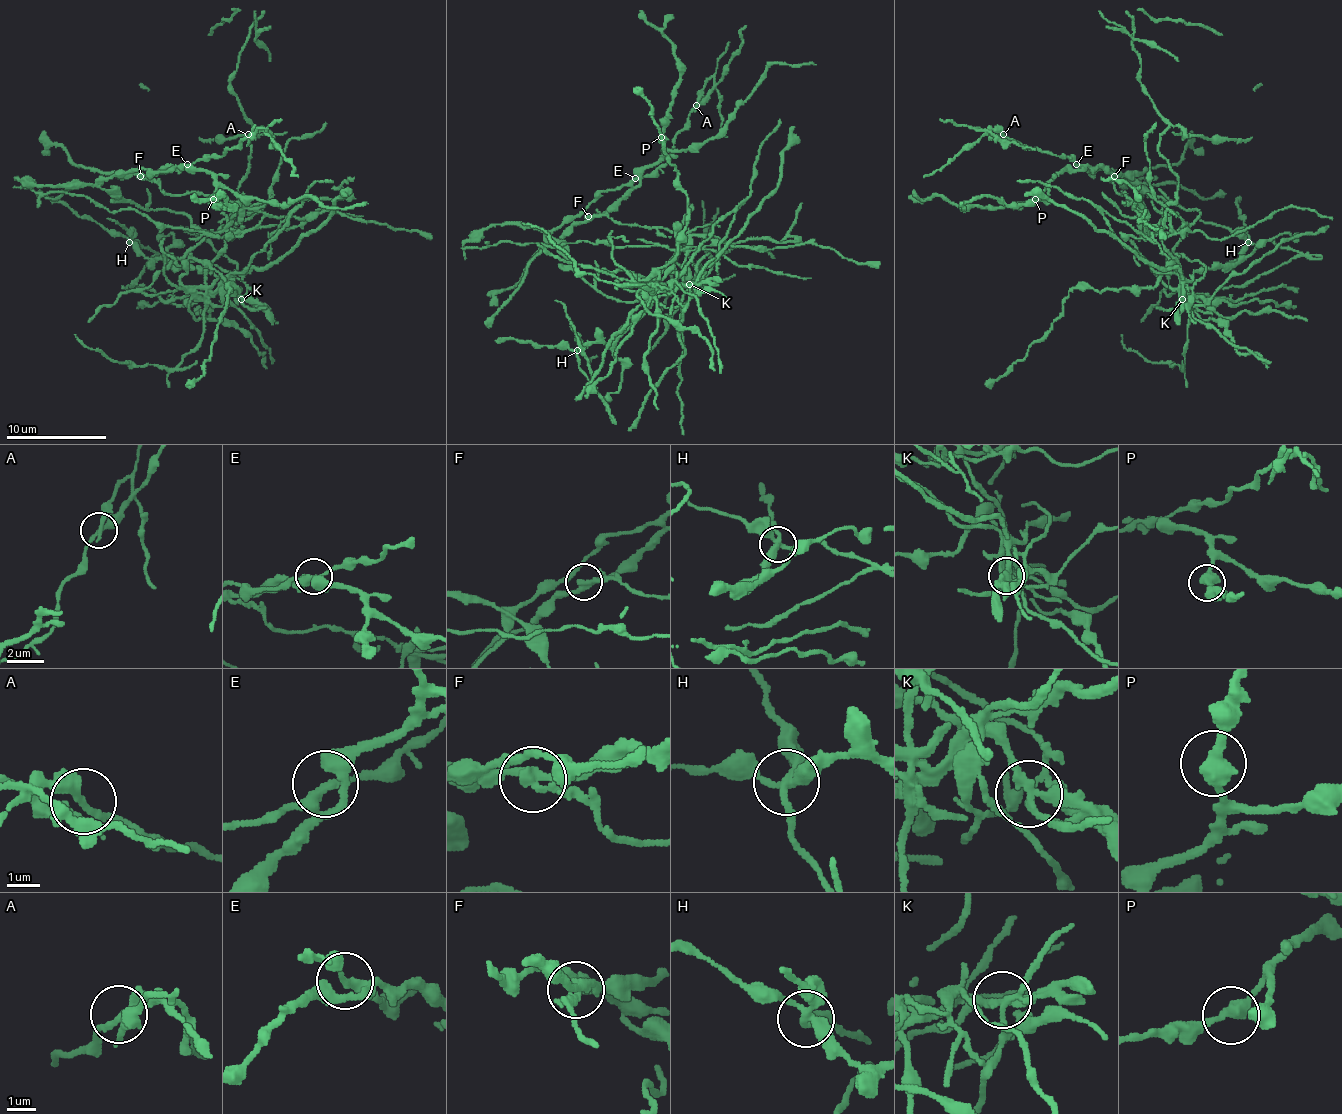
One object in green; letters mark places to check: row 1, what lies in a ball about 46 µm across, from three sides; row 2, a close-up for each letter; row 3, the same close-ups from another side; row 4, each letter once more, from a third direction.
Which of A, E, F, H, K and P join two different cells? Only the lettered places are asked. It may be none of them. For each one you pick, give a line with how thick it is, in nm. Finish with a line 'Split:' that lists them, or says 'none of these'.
F: Thickness 320 nm
H: Thickness 300 nm
K: Thickness 240 nm
Split: F, H, K

